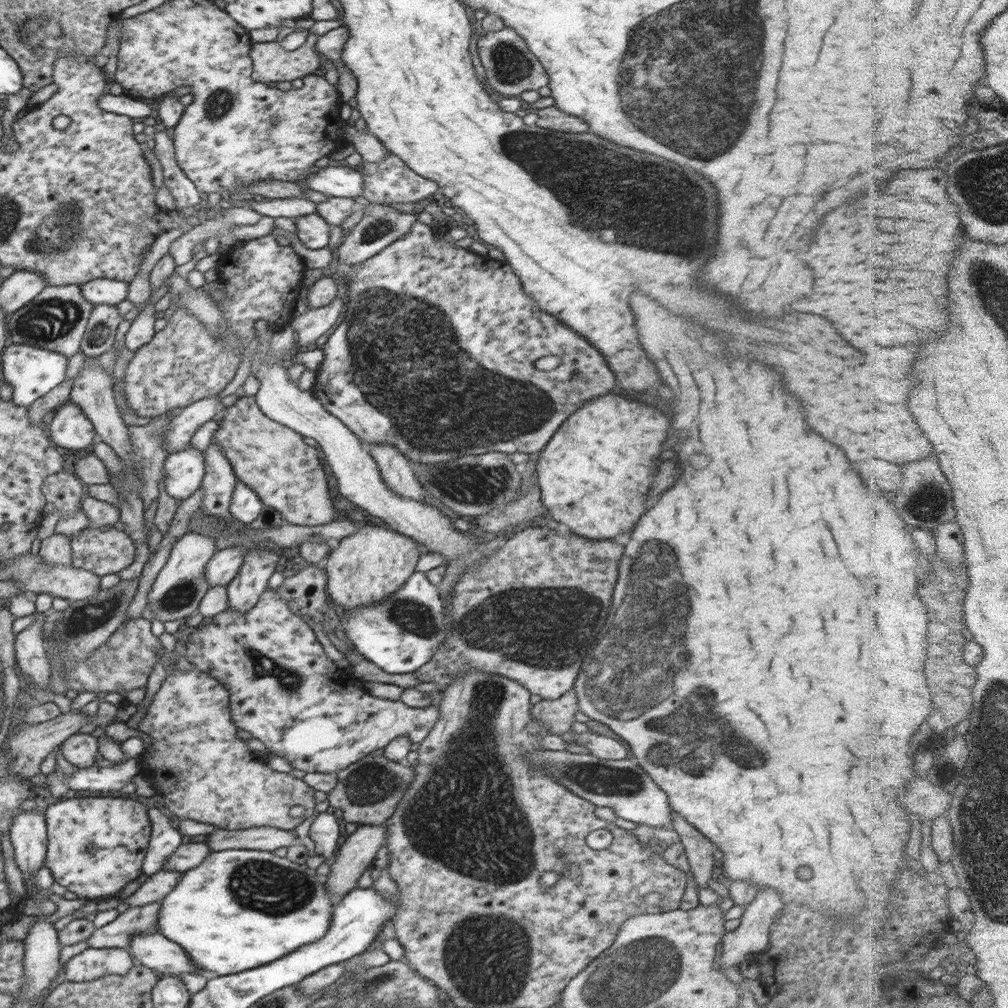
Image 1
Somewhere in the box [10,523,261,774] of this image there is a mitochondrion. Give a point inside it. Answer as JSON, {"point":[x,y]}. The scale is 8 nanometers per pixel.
{"point":[90,616]}

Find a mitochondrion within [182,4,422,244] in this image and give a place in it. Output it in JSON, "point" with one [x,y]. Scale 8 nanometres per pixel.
{"point":[221,101]}

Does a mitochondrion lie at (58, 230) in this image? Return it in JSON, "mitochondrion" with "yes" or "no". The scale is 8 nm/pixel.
{"mitochondrion":"yes"}

